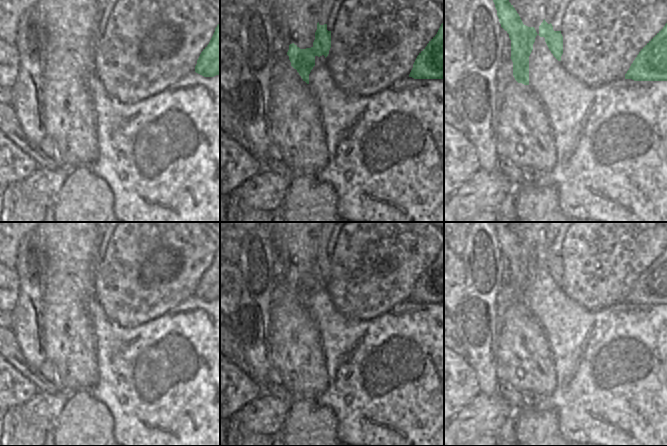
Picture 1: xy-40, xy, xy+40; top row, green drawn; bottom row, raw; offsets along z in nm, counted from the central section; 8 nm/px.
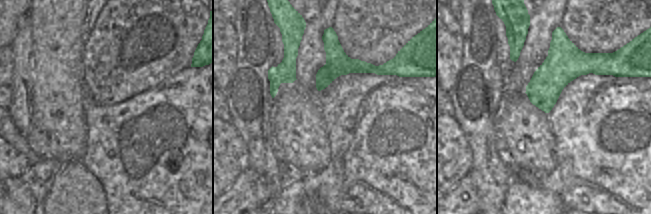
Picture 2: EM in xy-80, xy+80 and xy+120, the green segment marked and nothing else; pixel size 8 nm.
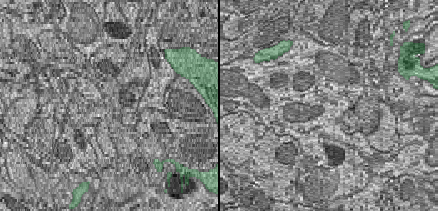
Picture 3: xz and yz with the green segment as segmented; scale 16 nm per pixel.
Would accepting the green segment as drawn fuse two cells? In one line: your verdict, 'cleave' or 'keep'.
cleave

